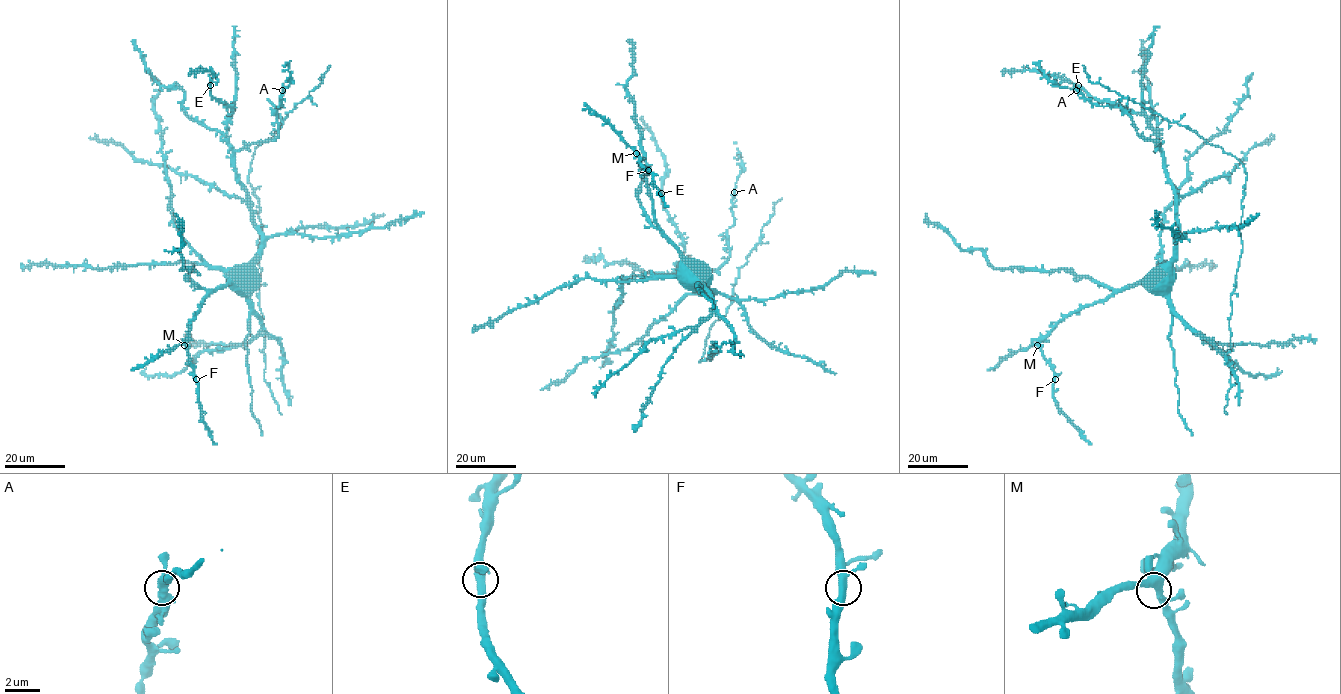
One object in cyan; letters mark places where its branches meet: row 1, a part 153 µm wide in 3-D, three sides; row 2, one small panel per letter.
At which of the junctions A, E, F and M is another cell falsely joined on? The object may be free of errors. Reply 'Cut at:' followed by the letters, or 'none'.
Cut at: none

